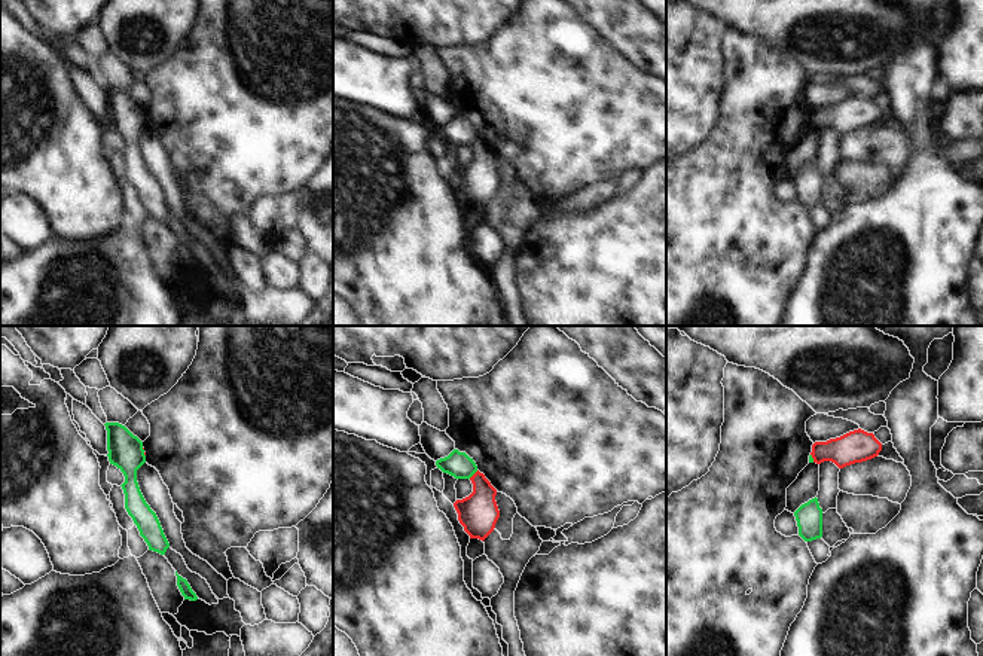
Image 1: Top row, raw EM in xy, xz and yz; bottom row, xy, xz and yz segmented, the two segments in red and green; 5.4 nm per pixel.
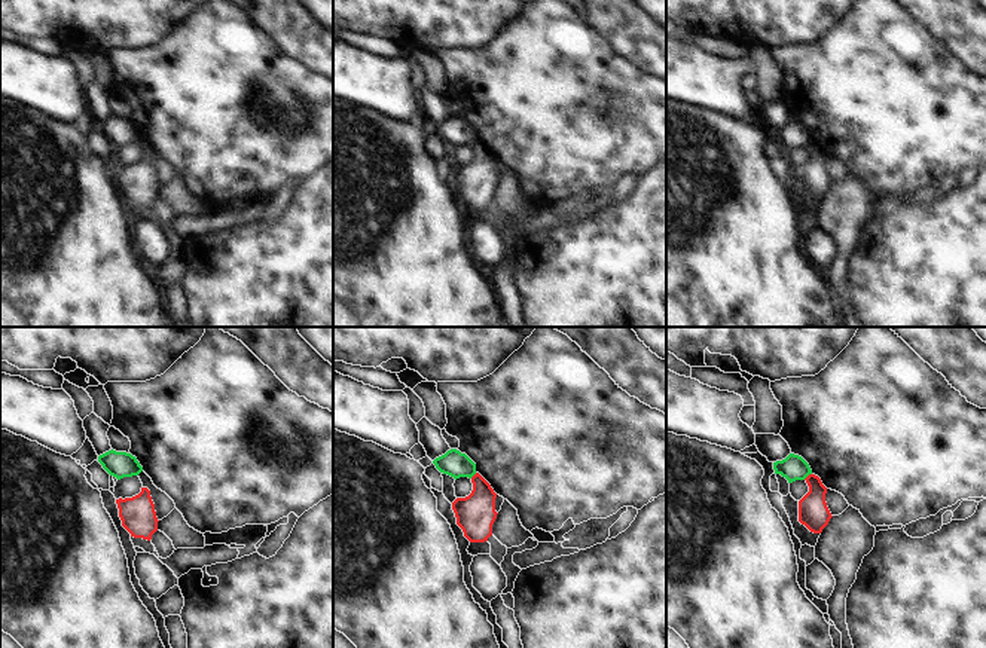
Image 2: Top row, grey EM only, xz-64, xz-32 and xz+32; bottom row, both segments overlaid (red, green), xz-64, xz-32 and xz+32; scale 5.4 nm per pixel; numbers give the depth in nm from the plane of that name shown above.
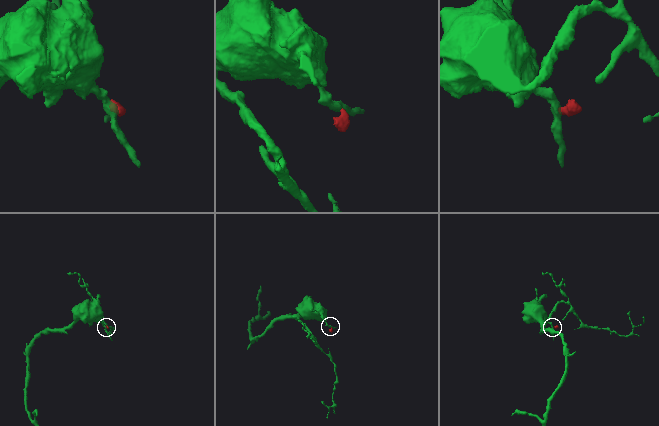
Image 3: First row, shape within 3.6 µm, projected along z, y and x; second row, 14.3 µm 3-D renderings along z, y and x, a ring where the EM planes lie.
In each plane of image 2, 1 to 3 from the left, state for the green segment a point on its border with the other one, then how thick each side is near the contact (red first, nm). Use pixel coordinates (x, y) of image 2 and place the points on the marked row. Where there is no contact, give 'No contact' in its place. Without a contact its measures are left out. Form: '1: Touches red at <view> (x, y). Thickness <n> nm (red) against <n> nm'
1: No contact
2: Touches red at xz-32 (475, 474). Thickness 220 nm (red) against 140 nm
3: Touches red at xz+32 (808, 476). Thickness 160 nm (red) against 140 nm

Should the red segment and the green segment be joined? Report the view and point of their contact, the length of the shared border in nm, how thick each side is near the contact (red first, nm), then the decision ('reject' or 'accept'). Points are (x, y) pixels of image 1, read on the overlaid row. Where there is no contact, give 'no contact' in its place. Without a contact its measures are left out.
xz (475, 473) | 70 nm | 220/140 nm | reject

